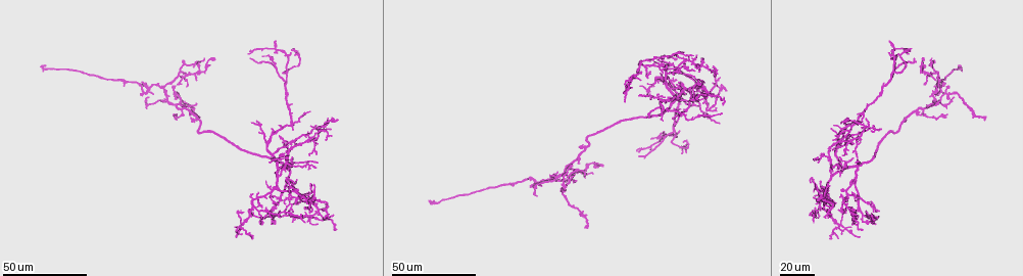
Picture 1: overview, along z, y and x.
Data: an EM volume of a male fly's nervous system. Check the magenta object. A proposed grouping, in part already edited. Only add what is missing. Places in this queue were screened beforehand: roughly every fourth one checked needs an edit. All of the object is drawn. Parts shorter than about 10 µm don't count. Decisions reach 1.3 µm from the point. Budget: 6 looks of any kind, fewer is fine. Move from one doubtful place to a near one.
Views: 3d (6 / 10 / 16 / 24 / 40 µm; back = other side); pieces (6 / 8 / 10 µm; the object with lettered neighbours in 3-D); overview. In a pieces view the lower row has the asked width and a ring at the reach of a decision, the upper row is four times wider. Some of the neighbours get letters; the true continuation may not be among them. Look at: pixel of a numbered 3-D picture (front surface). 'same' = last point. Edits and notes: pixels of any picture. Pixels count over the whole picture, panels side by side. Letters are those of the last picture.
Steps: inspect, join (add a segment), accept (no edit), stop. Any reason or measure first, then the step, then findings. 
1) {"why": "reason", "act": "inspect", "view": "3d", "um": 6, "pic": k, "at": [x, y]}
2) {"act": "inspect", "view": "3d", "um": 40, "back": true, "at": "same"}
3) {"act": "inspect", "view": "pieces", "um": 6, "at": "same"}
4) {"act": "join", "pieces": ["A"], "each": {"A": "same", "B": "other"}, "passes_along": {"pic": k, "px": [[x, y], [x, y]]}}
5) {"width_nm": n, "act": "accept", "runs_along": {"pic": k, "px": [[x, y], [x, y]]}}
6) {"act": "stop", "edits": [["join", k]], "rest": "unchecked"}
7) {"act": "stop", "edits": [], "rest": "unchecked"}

{"why": "thin end", "act": "inspect", "view": "3d", "um": 40, "pic": 1, "at": [640, 156]}

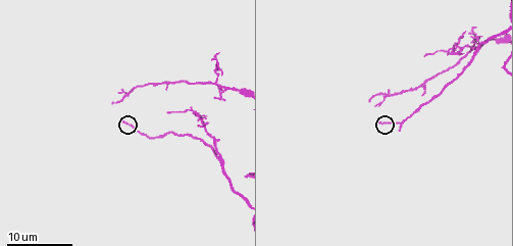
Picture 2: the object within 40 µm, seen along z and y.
{"why": "what lies round it", "act": "inspect", "view": "pieces", "um": 6, "pic": 2, "at": [380, 121]}

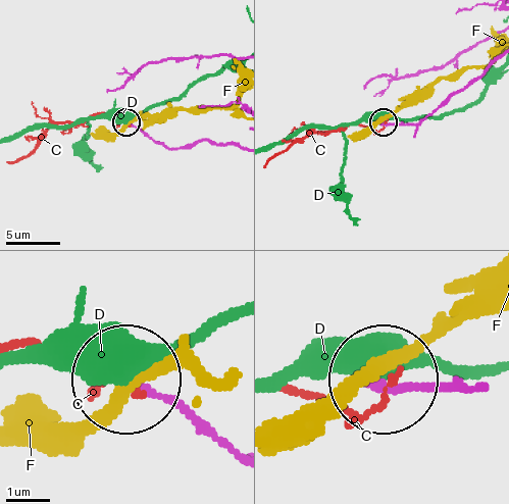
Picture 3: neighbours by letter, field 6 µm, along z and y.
{"act": "accept", "each": {"C": "other", "D": "other", "F": "other"}, "found": "none of them fits"}

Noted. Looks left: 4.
{"why": "tapers out", "act": "inspect", "view": "3d", "um": 40, "pic": 1, "at": [860, 144]}

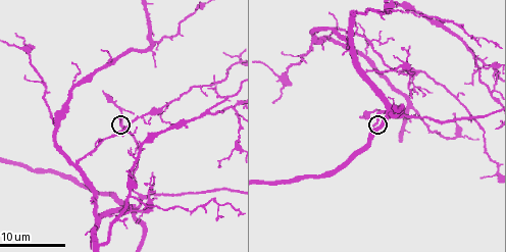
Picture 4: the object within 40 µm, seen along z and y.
{"why": "what lies round it", "act": "inspect", "view": "pieces", "um": 6, "pic": 4, "at": [114, 115]}

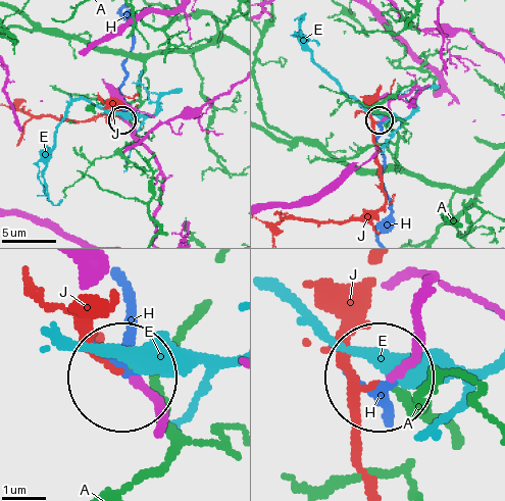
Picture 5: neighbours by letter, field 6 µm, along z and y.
{"width_nm": 160, "act": "join", "pieces": ["H"], "each": {"A": "other", "E": "other", "H": "same", "J": "other"}, "passes_along": {"pic": 5, "px": [[159, 426], [127, 370], [127, 286]]}, "found": "it goes on there"}

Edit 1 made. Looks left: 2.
{"why": "free end", "act": "inspect", "view": "3d", "um": 40, "pic": 1, "at": [855, 162]}

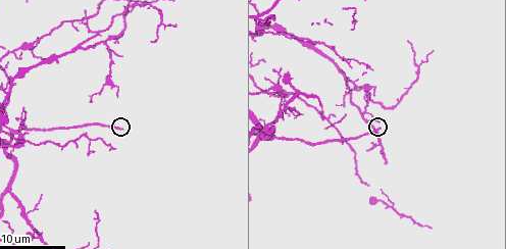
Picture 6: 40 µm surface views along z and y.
{"act": "inspect", "view": "pieces", "um": 6, "pic": 6, "at": [120, 130]}

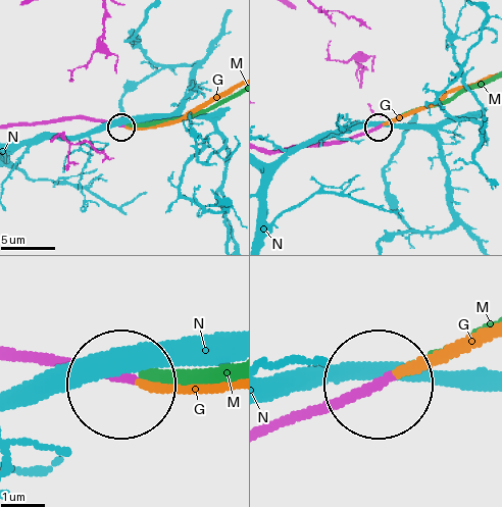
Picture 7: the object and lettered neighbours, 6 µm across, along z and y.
{"act": "join", "pieces": ["G"], "each": {"G": "same", "M": "other", "N": "other"}, "found": "the neuron continues"}

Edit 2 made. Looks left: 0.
{"act": "stop", "edits": [["join", 5], ["join", 7]], "rest": "unchecked"}

